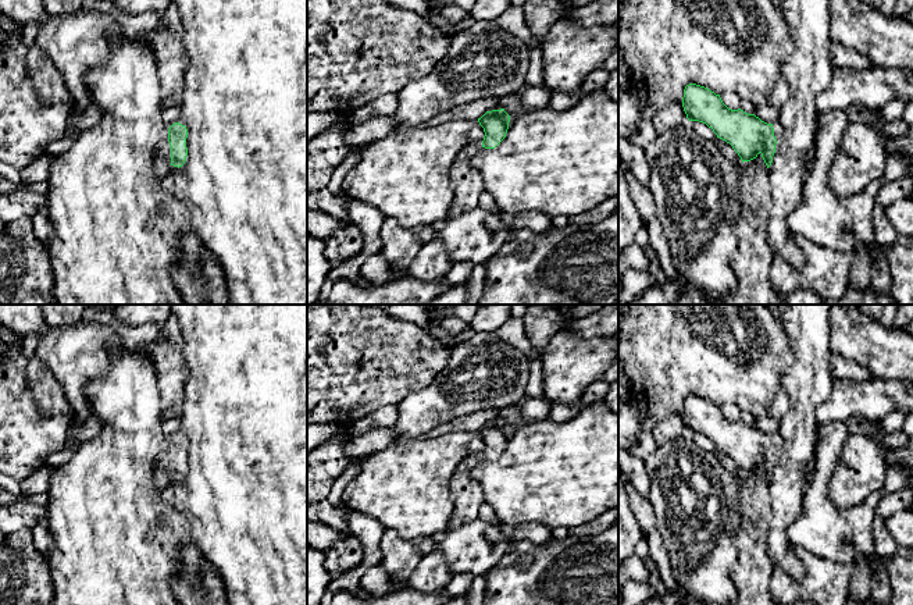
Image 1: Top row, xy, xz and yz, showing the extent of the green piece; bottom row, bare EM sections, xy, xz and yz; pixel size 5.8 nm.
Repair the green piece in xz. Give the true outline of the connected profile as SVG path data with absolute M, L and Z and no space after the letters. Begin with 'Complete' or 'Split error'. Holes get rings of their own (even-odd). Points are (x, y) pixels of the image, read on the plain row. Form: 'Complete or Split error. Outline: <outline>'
Split error. Outline: M504 420L492 421L478 430L478 434L485 444L484 452L461 460L449 483L456 498L456 506L447 530L478 517L479 506L485 502L485 498L481 485L471 478L471 471L482 459L495 460L506 449L510 427Z

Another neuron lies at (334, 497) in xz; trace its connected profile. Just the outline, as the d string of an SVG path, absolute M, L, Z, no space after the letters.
M363 458L360 462L349 465L343 474L335 480L327 498L329 503L332 503L334 506L346 508L345 503L340 501L342 492L346 485L359 474L365 459L367 458Z

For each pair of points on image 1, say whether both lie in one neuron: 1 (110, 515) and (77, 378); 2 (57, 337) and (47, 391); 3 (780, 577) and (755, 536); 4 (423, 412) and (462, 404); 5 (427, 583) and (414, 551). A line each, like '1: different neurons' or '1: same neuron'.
1: different neurons
2: different neurons
3: different neurons
4: same neuron
5: different neurons

